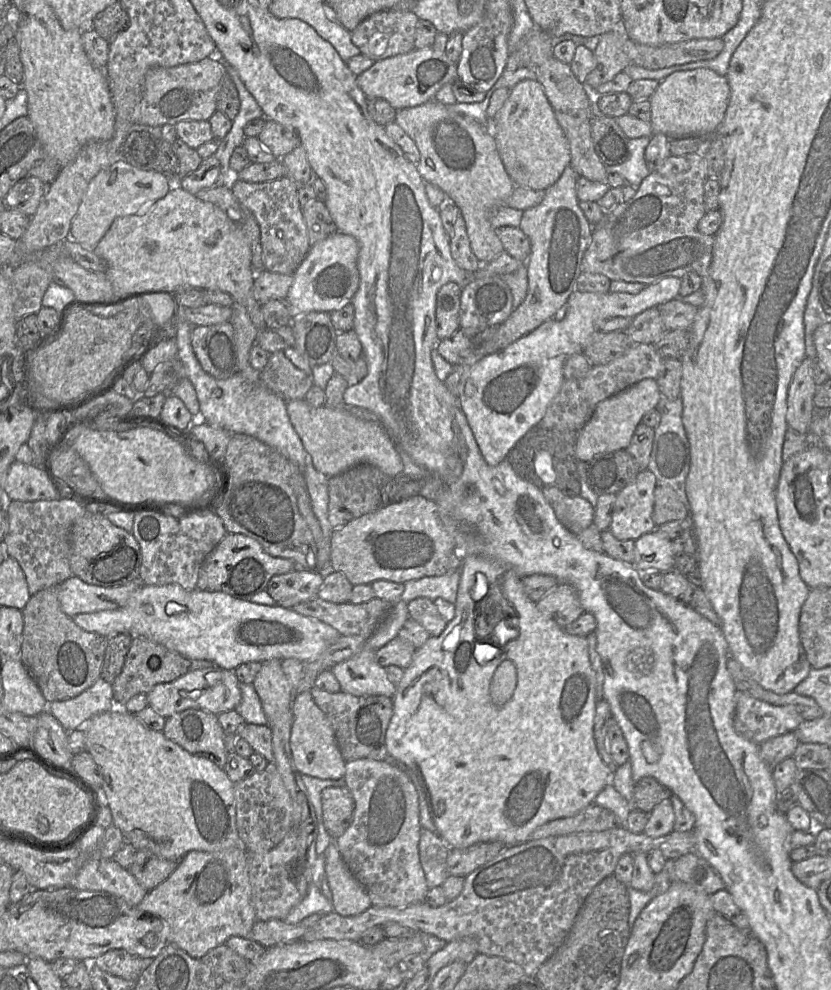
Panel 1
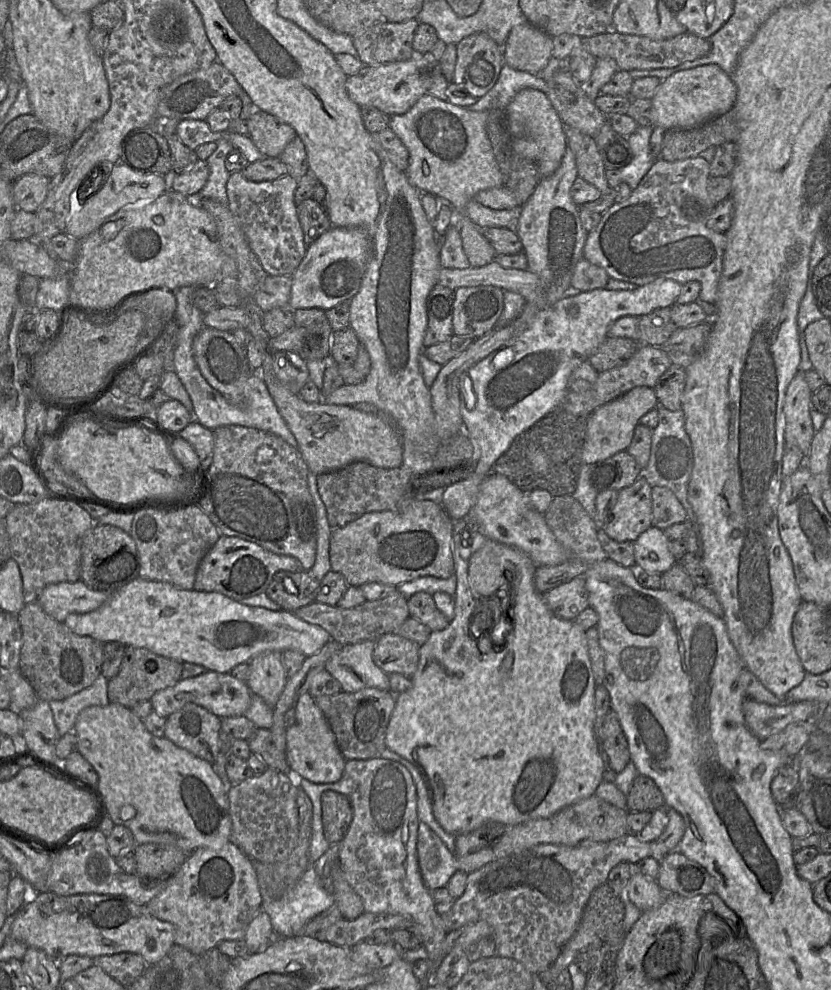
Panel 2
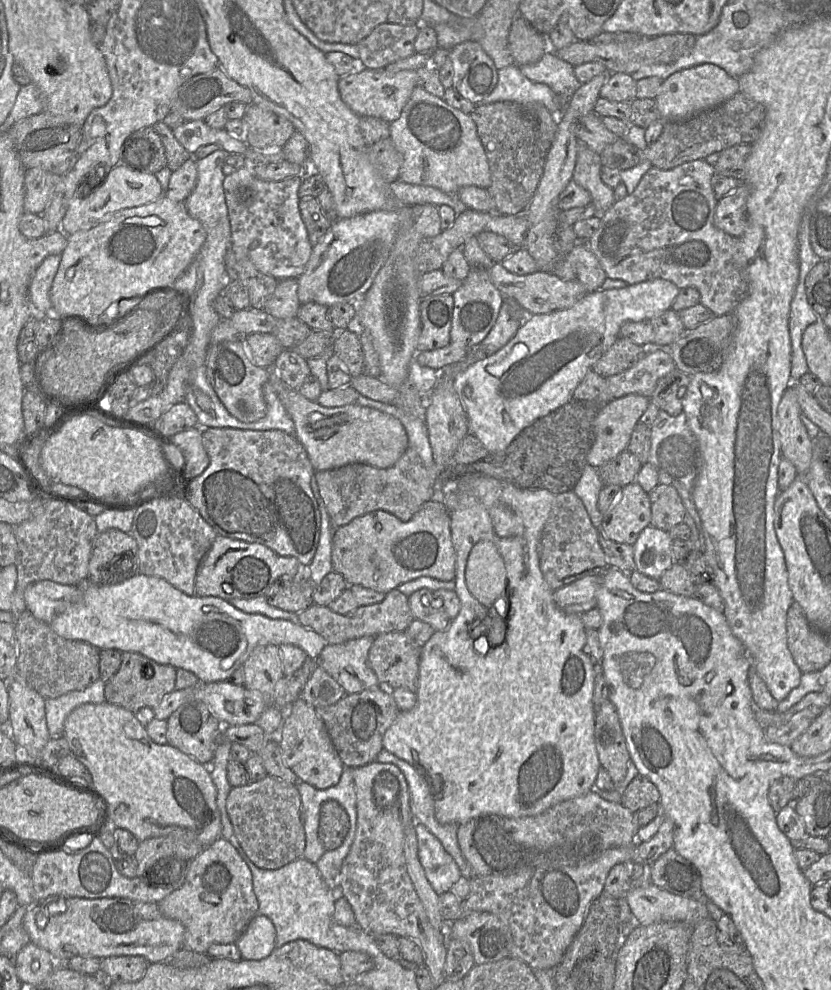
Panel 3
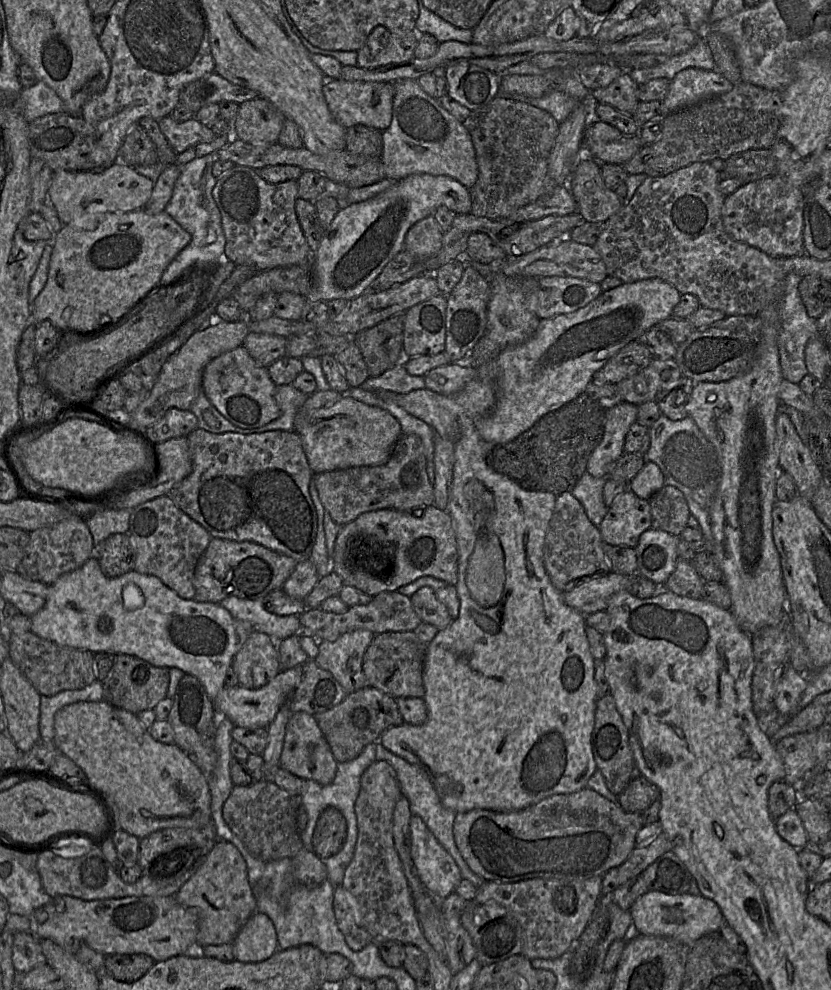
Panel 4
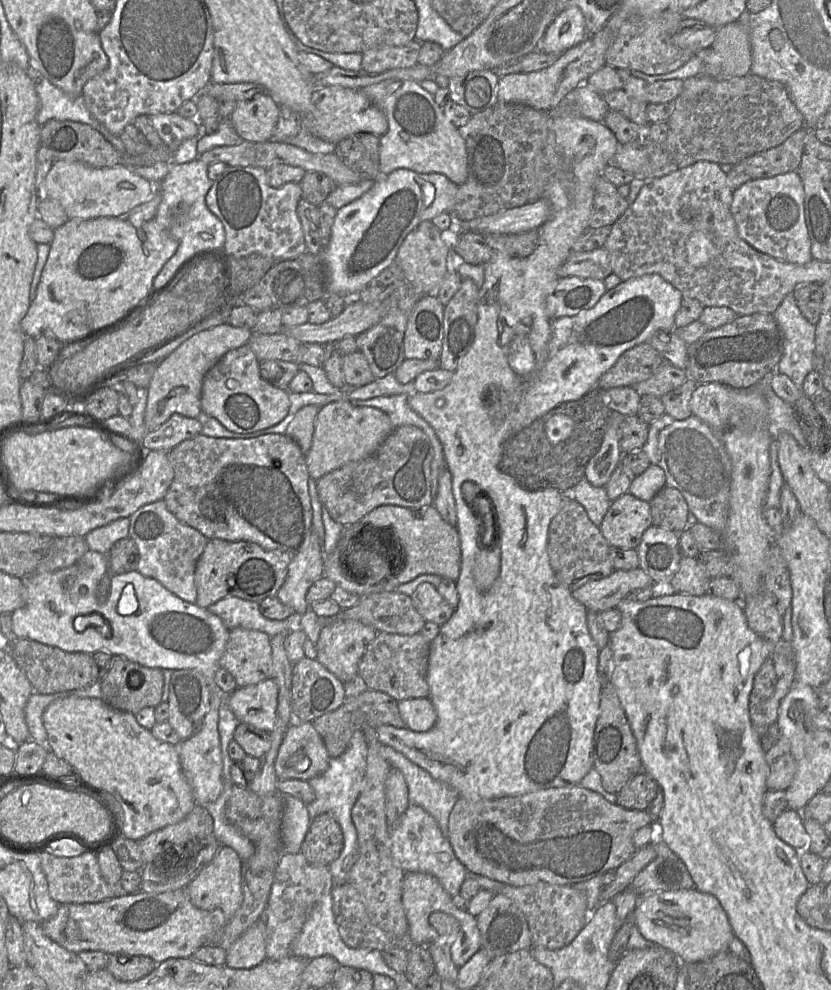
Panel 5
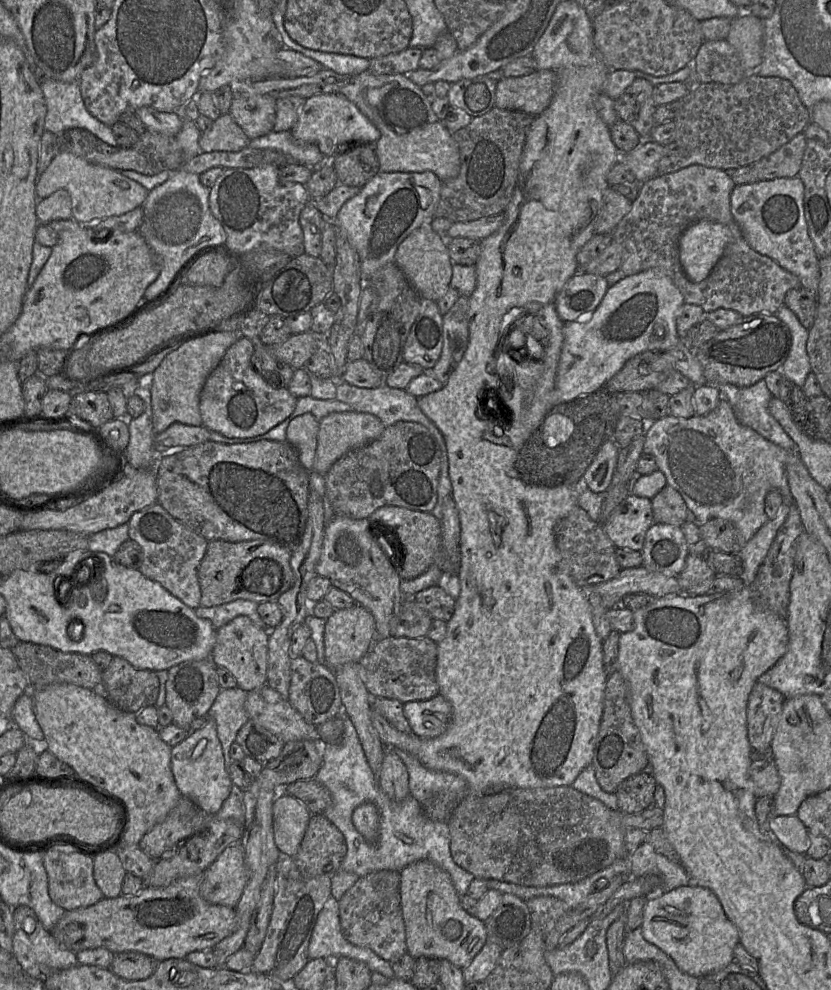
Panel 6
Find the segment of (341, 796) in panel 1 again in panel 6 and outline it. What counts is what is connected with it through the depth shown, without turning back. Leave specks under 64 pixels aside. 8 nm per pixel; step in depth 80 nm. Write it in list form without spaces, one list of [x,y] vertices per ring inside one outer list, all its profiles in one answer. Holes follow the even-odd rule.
[[[313,815],[293,858],[302,875],[332,878],[340,870],[346,852],[345,839],[338,828],[326,816]]]

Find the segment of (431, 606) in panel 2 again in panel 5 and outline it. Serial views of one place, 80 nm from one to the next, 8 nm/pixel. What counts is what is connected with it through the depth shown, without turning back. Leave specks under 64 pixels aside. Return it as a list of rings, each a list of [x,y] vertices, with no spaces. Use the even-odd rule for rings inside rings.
[[[430,583],[421,584],[411,595],[411,599],[414,607],[426,622],[443,625],[453,615],[454,608]]]

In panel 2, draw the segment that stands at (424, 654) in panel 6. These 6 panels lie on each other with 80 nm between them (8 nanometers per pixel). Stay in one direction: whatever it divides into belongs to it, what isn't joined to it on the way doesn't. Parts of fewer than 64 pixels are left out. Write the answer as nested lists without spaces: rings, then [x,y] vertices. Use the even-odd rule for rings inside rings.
[[[387,633],[375,641],[374,663],[386,674],[399,673],[411,678],[419,661],[420,646],[399,635]]]

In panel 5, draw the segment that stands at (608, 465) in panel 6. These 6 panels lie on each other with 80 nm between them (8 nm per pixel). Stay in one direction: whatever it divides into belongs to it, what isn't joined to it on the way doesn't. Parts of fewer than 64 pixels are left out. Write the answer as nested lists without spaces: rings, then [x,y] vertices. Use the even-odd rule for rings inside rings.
[[[613,412],[603,441],[585,469],[585,478],[596,487],[604,487],[619,464],[623,421],[626,416]]]

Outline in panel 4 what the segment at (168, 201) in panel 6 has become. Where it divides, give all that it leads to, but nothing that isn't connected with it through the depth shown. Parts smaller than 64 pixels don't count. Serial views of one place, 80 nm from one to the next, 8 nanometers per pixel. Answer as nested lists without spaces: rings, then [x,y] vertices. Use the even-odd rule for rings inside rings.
[[[216,151],[181,166],[181,173],[174,185],[172,197],[164,210],[191,235],[191,241],[169,264],[160,282],[199,281],[200,293],[193,310],[193,317],[204,310],[211,280],[216,273],[217,265],[224,260],[226,238],[220,211],[212,197],[212,190],[217,182],[217,178],[212,174],[212,168],[218,160]]]

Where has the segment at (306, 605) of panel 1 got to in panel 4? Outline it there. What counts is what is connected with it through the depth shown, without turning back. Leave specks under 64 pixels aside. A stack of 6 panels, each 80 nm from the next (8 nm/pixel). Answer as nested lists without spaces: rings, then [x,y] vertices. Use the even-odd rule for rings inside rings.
[[[384,591],[372,597],[372,600],[364,605],[351,606],[344,613],[326,612],[318,608],[307,608],[299,615],[299,621],[302,626],[301,633],[310,634],[317,640],[334,641],[342,634],[351,632],[358,629],[365,629],[373,632],[374,634],[384,632],[404,632],[413,631],[422,622],[419,616],[416,614],[410,597],[401,594],[396,591]]]

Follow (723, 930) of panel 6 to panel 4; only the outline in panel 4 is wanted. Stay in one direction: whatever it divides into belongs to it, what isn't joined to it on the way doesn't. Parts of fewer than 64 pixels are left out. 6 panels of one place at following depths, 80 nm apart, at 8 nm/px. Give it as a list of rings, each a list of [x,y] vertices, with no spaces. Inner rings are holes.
[[[648,890],[635,900],[629,911],[638,934],[670,938],[687,947],[707,934],[718,932],[726,922],[713,900],[689,893],[669,895]]]

